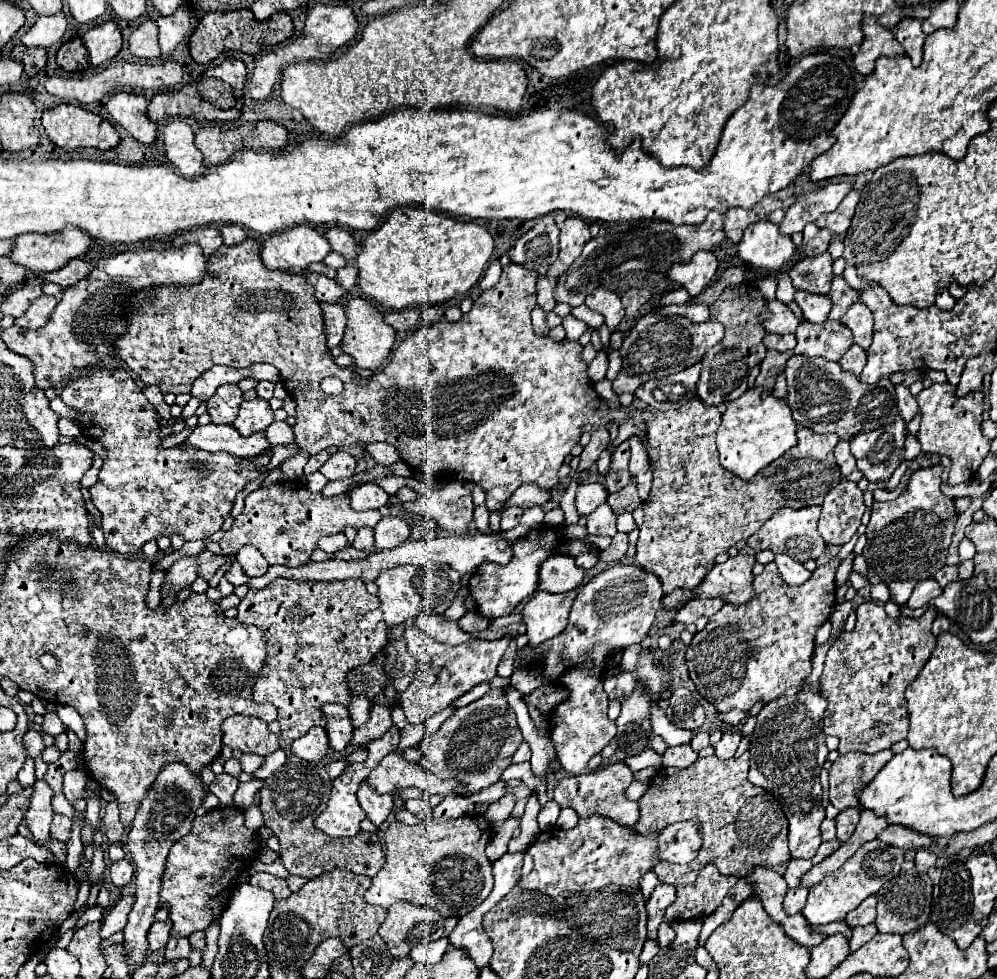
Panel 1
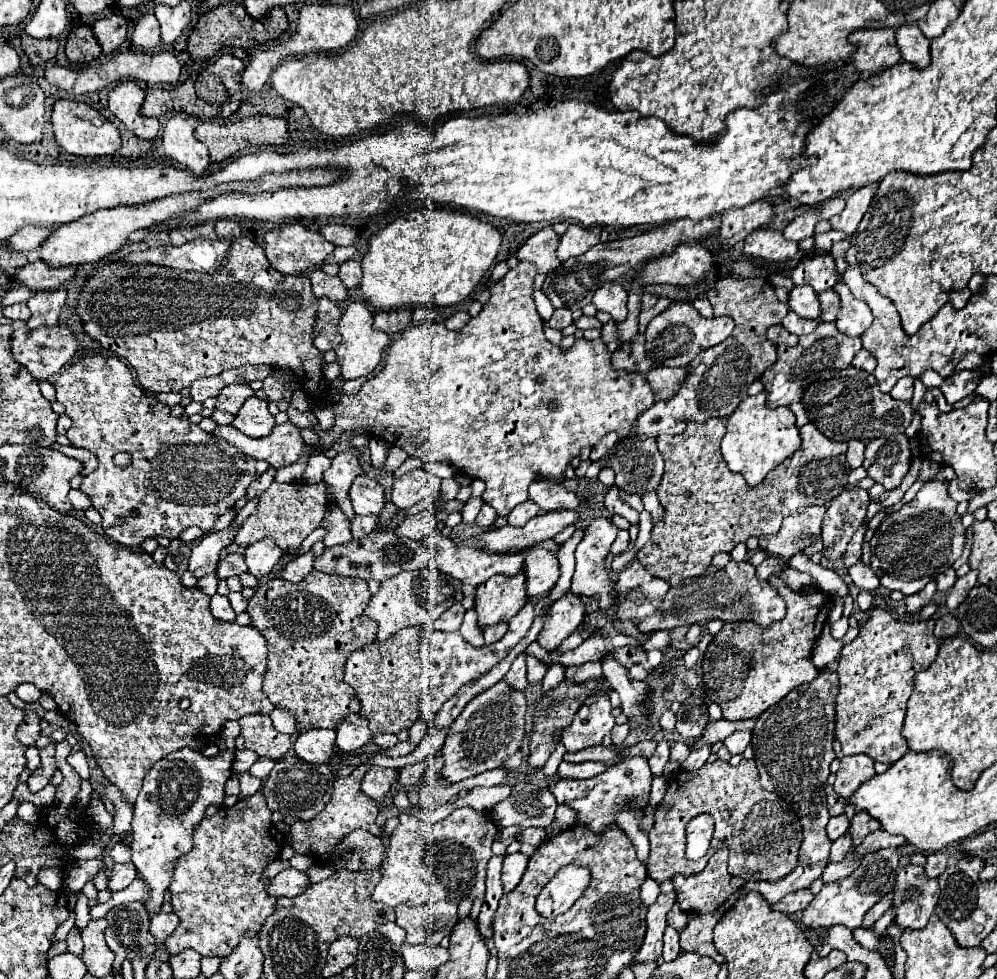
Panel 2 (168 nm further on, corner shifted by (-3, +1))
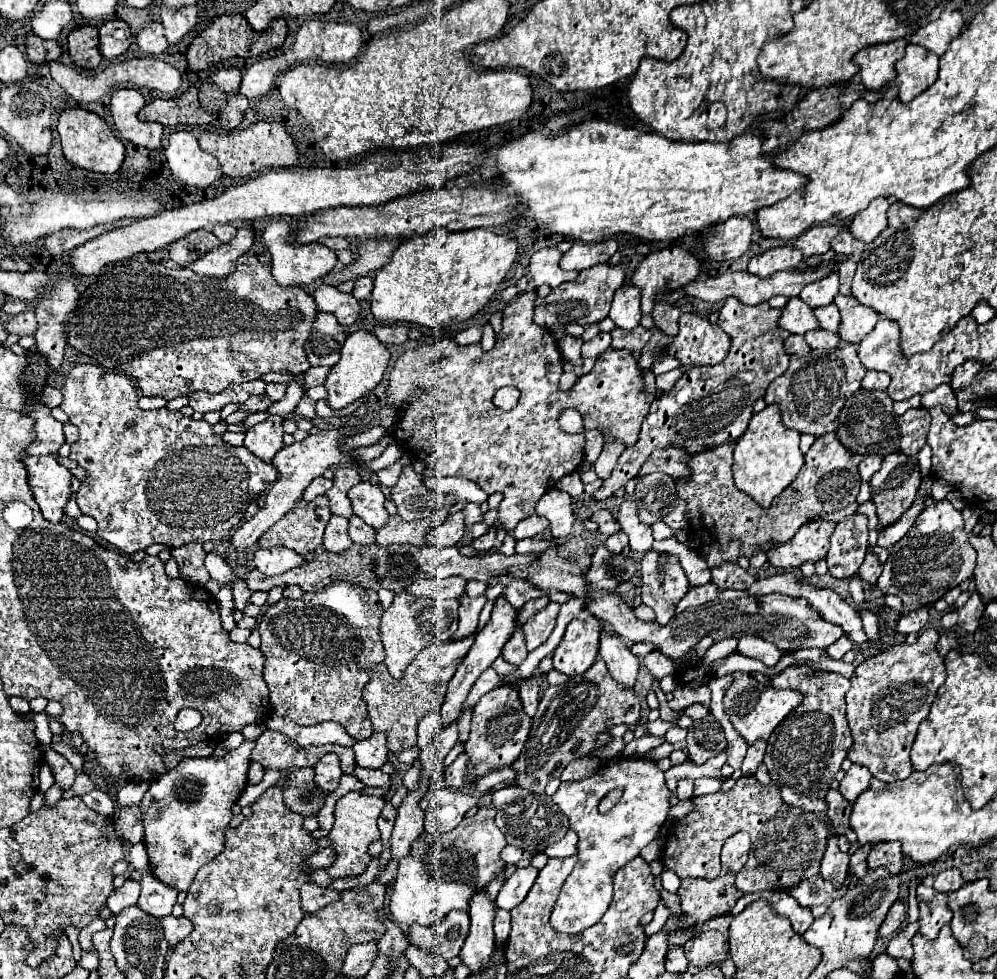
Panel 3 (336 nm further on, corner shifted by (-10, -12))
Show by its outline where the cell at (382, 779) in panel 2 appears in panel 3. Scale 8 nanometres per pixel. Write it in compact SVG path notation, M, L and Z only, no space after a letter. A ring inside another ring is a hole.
M356 767L356 771L352 775L358 777L364 785L374 787L374 789L390 789L390 785L392 785L390 775L382 773L380 769L362 769L362 767Z

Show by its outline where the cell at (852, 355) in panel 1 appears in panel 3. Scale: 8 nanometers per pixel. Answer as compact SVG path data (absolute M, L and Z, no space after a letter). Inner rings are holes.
M868 371L866 377L862 379L862 387L864 389L880 389L880 391L886 391L890 383L890 375L882 373L882 371Z

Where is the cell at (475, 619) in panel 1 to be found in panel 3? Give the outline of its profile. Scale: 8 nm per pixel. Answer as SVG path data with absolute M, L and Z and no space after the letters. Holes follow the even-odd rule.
M516 631L508 639L508 643L504 645L502 657L512 665L520 665L526 659L526 655L528 655L528 651L526 651L526 645L524 645L524 635L522 635L522 631Z

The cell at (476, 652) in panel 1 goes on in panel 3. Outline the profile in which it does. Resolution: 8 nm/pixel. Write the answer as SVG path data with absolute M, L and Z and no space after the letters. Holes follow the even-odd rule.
M548 603L542 611L538 611L538 615L534 615L532 619L528 619L522 625L522 633L526 635L526 649L534 651L538 645L542 645L552 629L554 629L554 621L558 615L558 603Z

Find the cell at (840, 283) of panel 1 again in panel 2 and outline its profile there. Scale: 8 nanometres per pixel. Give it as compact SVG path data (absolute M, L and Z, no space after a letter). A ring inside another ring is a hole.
M825 290L819 294L819 302L821 302L821 322L833 322L839 310L839 296L833 294L833 290Z

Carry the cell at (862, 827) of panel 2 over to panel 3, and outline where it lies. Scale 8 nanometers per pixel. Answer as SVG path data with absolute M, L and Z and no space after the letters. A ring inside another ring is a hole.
M876 843L868 855L868 869L884 865L892 875L902 871L902 851L900 843Z

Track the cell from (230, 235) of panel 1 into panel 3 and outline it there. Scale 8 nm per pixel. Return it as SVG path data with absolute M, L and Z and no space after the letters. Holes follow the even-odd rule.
M216 225L212 229L212 233L222 241L222 243L230 243L236 235L236 227L234 225Z

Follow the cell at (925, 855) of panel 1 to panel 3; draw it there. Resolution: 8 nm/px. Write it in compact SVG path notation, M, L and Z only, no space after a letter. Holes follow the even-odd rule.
M958 869L942 871L940 875L936 875L936 881L934 881L934 889L944 891L944 893L952 893L952 891L960 889L962 885L964 885L964 879L962 879Z

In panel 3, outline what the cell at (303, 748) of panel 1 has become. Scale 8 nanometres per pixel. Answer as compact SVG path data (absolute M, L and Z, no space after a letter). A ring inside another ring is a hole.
M326 753L322 755L322 759L314 765L314 771L316 771L316 777L314 777L314 783L324 789L324 791L334 791L338 787L338 781L340 781L340 761L338 761L338 755L334 753Z

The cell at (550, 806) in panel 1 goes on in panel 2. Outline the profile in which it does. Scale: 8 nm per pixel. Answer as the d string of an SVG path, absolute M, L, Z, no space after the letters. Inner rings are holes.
M517 782L511 788L509 798L493 808L493 822L501 828L547 828L555 818L557 802L545 786L533 782ZM497 812L497 816L495 816Z

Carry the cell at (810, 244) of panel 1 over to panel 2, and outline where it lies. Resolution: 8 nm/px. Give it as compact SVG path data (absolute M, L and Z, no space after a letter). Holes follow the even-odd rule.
M827 220L819 222L819 226L815 228L815 248L819 248L819 250L829 252L835 242L845 240L845 238L847 238L847 234L839 232L839 230L833 230Z

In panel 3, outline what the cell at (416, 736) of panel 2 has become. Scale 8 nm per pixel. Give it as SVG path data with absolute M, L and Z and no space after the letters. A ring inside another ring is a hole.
M432 711L432 713L428 713L420 723L418 723L418 747L422 749L422 747L426 747L432 739L434 739L434 735L438 735L440 733L440 729L442 729L442 717L440 717L440 713L438 711Z

